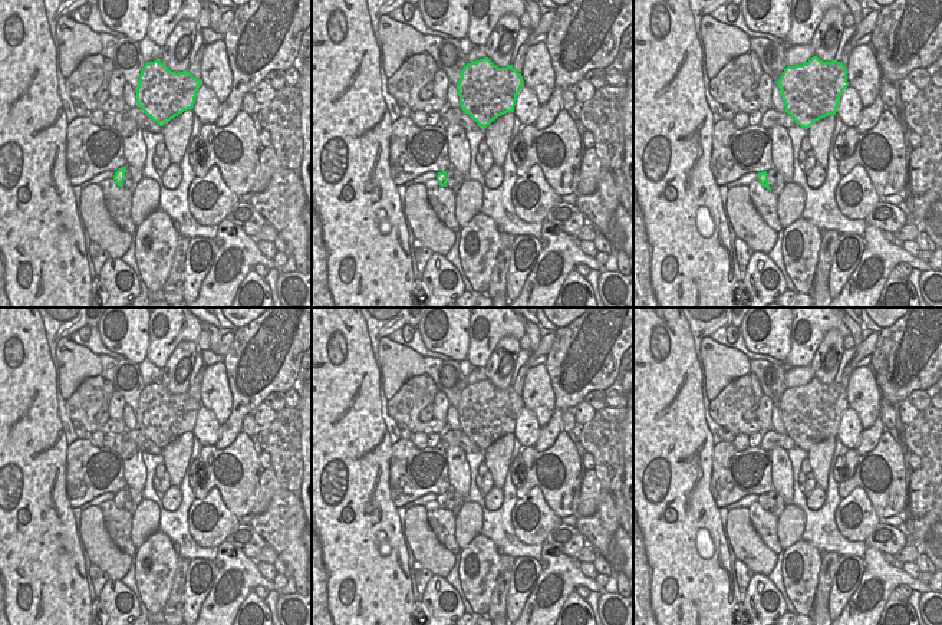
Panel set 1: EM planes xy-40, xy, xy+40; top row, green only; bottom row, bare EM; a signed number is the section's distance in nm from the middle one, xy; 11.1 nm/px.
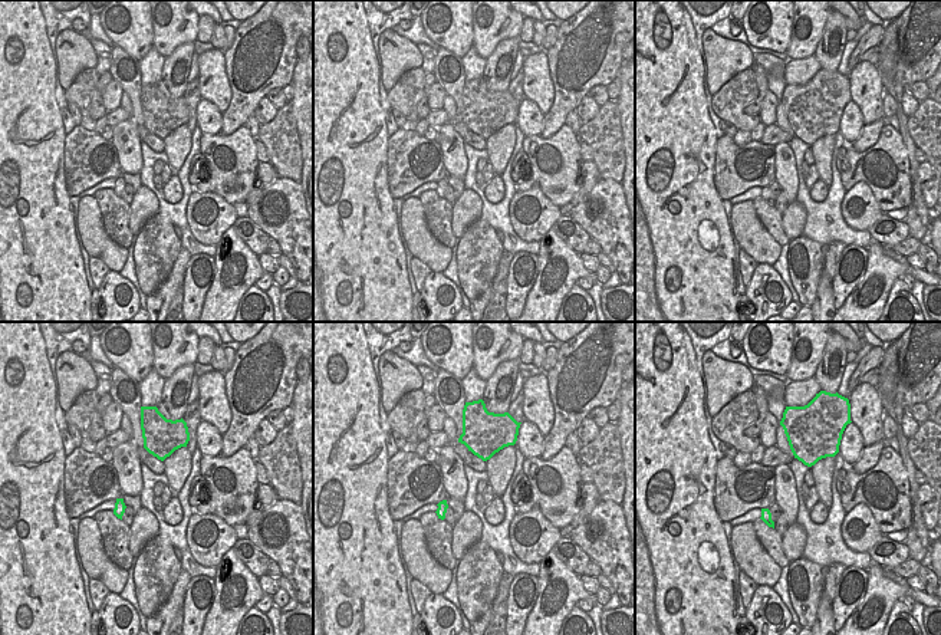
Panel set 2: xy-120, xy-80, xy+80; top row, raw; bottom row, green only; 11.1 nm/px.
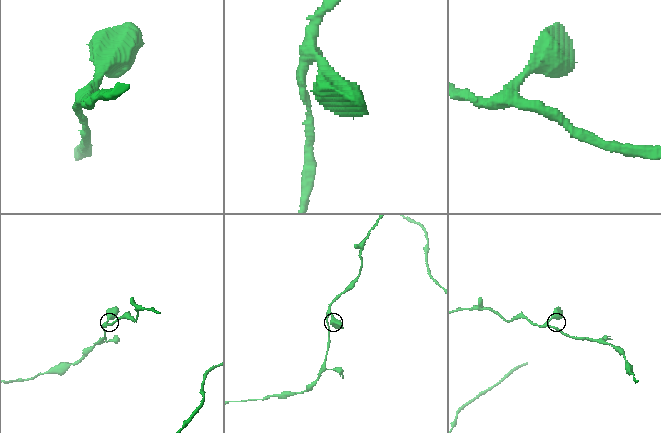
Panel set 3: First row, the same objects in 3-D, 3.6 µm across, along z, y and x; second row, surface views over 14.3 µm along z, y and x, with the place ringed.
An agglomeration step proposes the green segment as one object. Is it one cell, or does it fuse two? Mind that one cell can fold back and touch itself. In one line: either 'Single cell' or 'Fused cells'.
Fused cells

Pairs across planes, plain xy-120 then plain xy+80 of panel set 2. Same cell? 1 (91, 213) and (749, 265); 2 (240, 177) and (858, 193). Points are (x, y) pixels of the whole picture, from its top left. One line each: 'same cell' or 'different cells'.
1: different cells
2: different cells

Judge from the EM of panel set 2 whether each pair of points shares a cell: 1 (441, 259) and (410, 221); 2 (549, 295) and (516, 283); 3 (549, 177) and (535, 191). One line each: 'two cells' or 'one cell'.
1: one cell
2: two cells
3: two cells

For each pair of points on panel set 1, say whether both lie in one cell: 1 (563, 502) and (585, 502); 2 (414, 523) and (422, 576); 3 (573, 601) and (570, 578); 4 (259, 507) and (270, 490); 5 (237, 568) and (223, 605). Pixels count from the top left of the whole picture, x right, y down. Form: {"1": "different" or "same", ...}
{"1": "different", "2": "different", "3": "different", "4": "same", "5": "same"}

